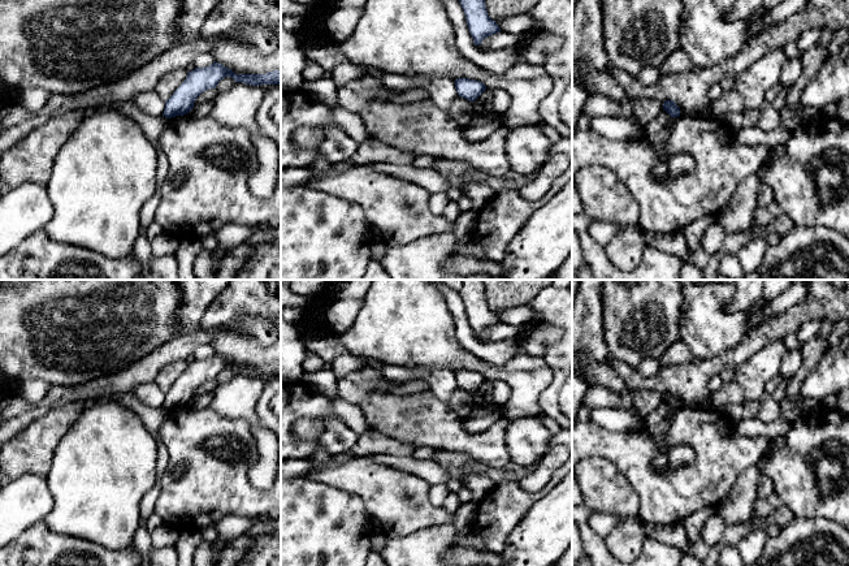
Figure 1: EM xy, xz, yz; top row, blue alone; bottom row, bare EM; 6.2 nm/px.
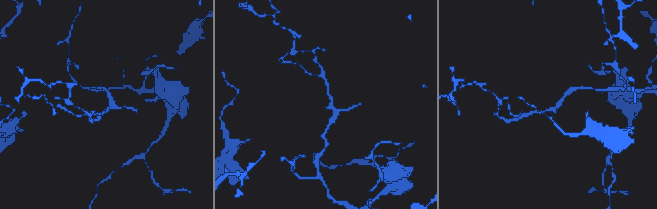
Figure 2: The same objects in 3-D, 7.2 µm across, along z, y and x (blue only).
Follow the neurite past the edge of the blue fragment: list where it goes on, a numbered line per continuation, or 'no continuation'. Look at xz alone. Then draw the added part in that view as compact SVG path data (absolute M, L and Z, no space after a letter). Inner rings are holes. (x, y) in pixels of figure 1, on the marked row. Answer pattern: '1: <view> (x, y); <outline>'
no continuation

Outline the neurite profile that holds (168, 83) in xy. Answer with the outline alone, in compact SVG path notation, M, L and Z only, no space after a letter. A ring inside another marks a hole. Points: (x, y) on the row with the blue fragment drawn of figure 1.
M181 68L163 75L153 91L161 100L166 101L186 79L187 73L186 68Z

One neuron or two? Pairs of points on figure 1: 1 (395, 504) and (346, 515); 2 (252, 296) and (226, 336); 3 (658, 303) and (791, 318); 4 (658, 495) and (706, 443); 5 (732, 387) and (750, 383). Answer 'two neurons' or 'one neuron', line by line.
1: two neurons
2: one neuron
3: two neurons
4: one neuron
5: two neurons

